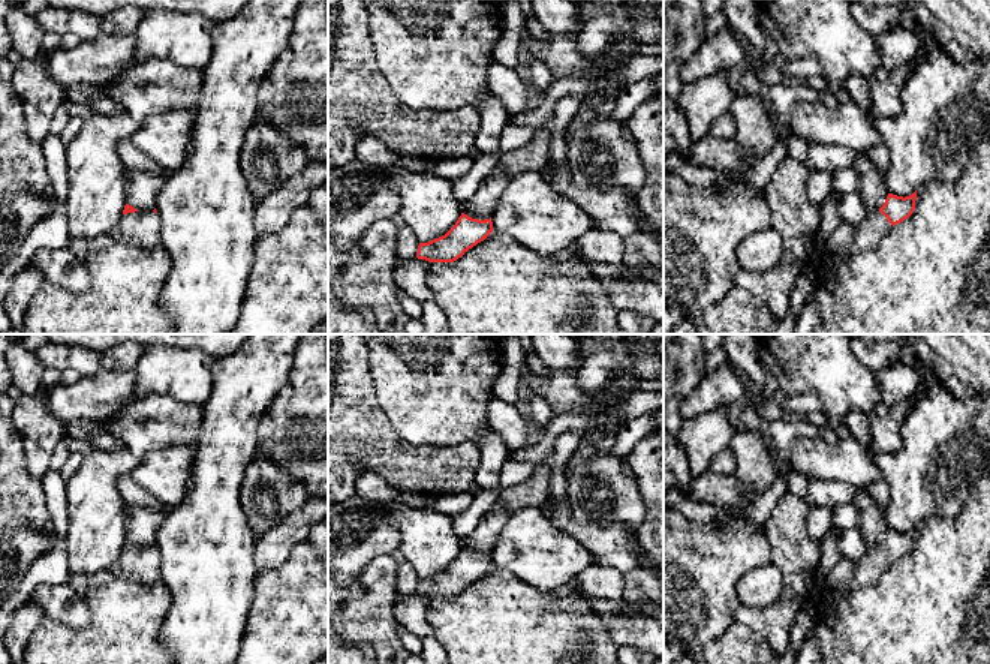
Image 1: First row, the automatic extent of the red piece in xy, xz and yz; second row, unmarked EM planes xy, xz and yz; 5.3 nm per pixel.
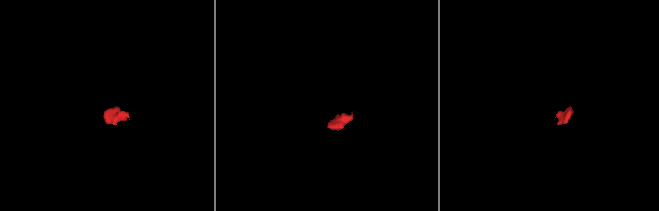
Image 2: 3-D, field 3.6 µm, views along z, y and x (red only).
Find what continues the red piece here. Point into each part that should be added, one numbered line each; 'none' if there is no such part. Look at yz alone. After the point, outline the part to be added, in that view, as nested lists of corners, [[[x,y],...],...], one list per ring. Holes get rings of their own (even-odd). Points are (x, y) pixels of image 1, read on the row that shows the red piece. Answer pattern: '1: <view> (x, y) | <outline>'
1: yz (867, 234) | [[[869,210],[866,217],[855,226],[852,237],[833,256],[851,256],[876,249],[893,225],[879,210]]]

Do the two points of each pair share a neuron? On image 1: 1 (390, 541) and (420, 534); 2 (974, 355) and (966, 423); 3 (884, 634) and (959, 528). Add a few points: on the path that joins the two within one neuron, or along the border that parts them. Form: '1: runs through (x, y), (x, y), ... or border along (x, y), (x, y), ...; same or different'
1: border along (385, 505), (388, 522), (399, 535), (399, 547); different
2: border along (938, 381), (960, 397), (974, 397); different
3: runs through (911, 607), (959, 559), (959, 555); same

